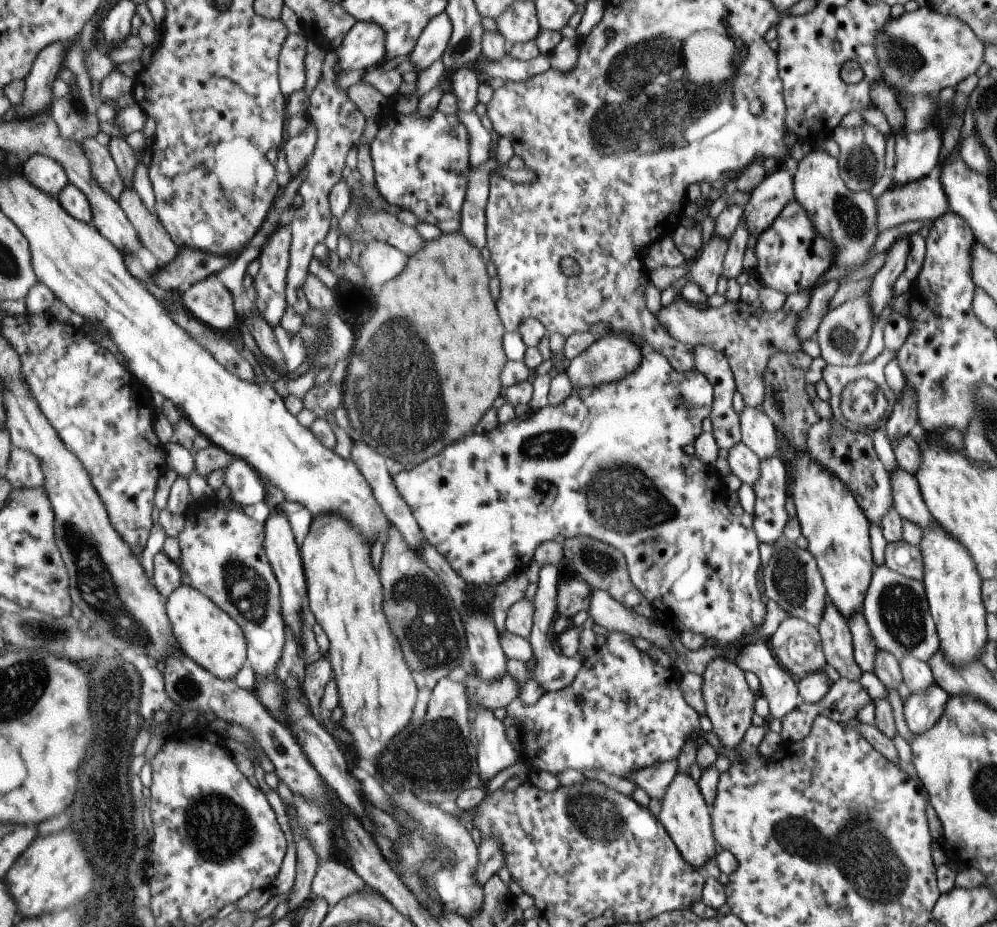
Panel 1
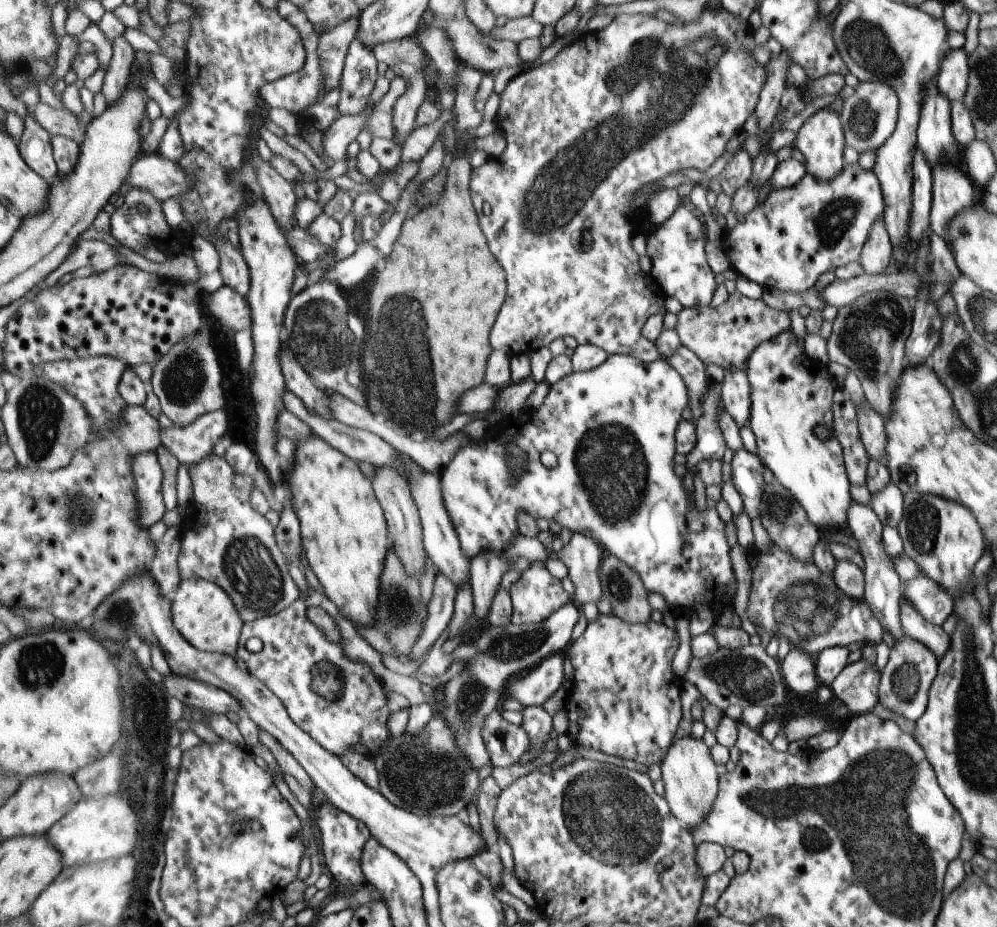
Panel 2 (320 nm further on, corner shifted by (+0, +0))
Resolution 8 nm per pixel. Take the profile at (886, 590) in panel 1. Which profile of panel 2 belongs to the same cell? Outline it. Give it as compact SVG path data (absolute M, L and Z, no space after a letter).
M921 575L903 583L902 597L910 602L928 623L941 625L952 614L950 594L935 581Z

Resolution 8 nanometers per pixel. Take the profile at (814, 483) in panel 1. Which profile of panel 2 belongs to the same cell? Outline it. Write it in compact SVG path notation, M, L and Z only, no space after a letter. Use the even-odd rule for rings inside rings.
M790 328L784 330L774 336L771 340L764 340L760 342L747 357L745 368L744 368L747 382L750 388L750 420L748 422L749 428L752 429L754 434L754 439L756 441L757 456L764 466L769 468L772 472L775 480L779 481L785 489L791 493L791 496L803 507L805 514L807 515L808 521L812 522L813 526L816 526L817 530L821 529L848 529L846 526L846 510L847 505L850 504L850 494L849 494L849 482L846 477L846 472L844 469L844 462L842 457L842 448L839 441L836 440L834 436L834 430L832 429L832 412L831 412L831 401L832 394L837 390L835 380L833 380L830 372L828 371L827 364L822 364L819 361L811 359L805 355L803 351L803 343L797 341L793 333L791 333ZM823 425L829 432L826 439L821 440L815 433L814 429L816 426Z

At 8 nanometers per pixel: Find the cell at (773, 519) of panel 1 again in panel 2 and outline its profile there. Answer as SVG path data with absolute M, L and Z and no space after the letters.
M743 448L733 453L731 468L731 483L740 494L742 508L751 519L758 516L757 507L763 490L763 463L757 455L753 455Z

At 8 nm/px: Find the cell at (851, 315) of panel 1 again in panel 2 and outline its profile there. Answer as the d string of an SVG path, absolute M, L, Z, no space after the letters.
M877 217L860 250L858 261L868 275L879 275L892 259L892 246L882 217Z

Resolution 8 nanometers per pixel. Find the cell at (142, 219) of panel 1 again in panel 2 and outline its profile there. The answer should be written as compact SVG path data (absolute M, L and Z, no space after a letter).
M40 102L37 106L29 107L28 112L52 135L65 135L79 144L84 141L86 127L79 124L79 120L69 109L53 108L51 105Z

